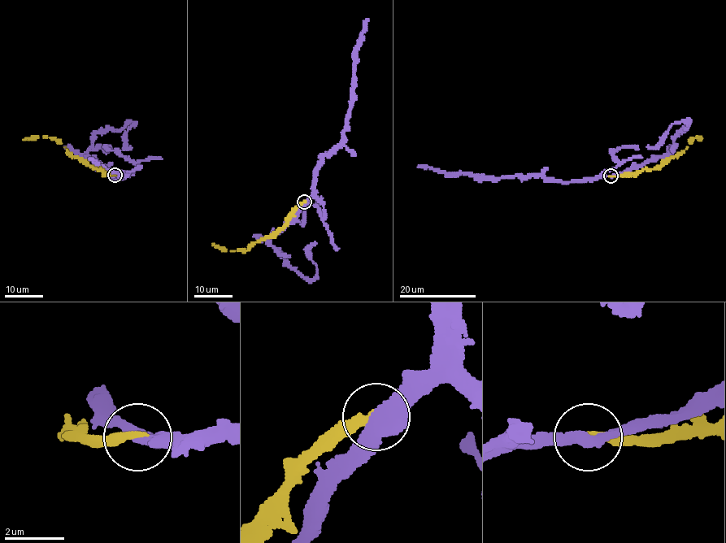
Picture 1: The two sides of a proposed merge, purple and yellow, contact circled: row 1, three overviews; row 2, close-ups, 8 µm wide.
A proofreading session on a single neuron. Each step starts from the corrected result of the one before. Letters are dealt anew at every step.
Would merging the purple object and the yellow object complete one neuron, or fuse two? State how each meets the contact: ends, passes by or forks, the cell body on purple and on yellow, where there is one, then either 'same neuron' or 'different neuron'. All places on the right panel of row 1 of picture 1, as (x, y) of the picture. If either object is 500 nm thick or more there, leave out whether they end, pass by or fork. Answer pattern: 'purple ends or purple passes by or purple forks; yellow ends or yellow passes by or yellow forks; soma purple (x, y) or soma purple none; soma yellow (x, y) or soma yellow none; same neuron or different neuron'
purple passes by; yellow ends; soma purple none; soma yellow none; different neuron

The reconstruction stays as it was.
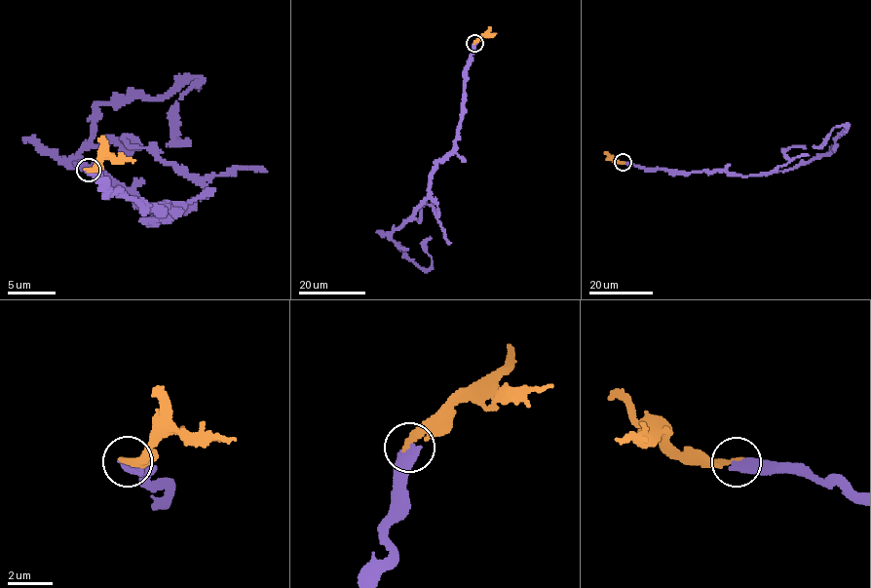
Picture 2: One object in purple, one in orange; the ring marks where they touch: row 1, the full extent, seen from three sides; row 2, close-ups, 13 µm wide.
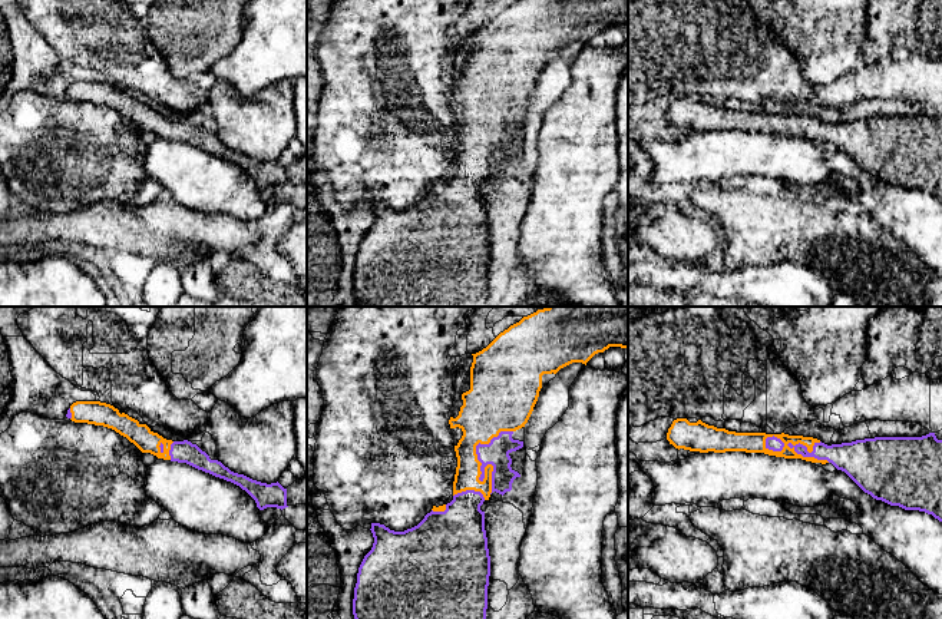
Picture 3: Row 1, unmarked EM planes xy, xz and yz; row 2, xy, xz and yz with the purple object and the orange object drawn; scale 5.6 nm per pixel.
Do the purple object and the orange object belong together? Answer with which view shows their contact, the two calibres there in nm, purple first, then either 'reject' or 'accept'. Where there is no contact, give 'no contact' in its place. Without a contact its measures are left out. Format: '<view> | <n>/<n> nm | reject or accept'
yz | 140/110 nm | accept

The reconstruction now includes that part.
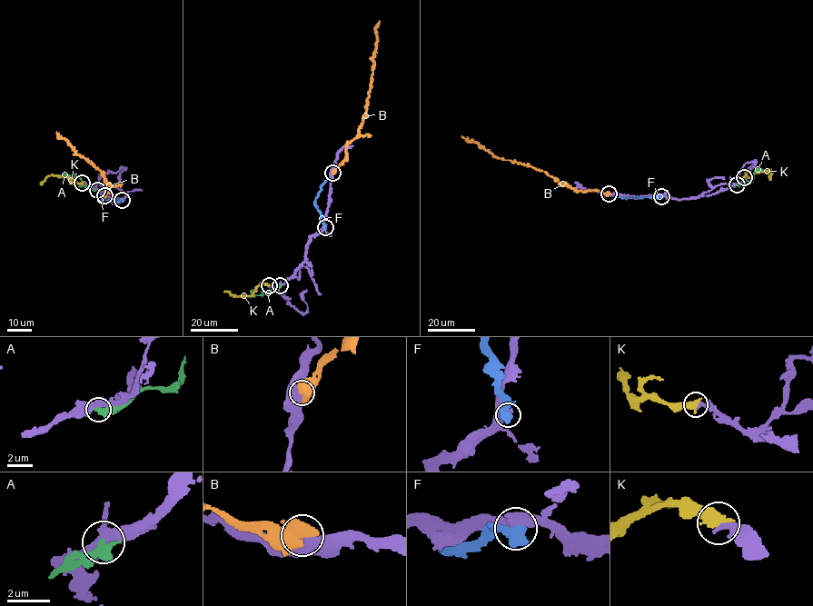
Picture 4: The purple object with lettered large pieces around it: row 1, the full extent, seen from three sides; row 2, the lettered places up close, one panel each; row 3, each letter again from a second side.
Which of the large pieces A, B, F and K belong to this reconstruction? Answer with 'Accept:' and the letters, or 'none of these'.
Accept: K

